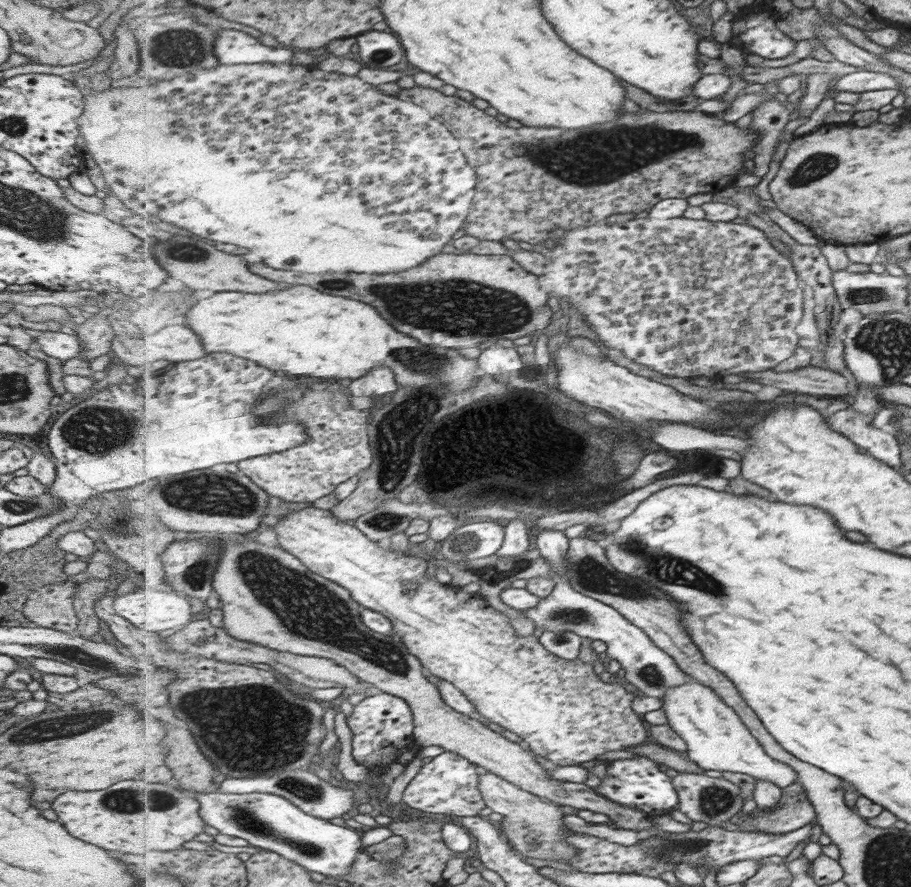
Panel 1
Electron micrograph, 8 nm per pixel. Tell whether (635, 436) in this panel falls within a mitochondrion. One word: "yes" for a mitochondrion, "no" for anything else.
no

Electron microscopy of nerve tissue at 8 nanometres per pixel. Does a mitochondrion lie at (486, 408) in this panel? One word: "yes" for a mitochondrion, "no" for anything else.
no

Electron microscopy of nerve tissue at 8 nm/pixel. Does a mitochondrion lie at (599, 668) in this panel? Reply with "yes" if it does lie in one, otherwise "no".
no

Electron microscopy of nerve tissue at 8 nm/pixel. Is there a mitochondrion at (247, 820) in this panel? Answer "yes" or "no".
yes

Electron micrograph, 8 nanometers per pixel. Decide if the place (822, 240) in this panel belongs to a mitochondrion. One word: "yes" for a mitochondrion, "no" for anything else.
no

